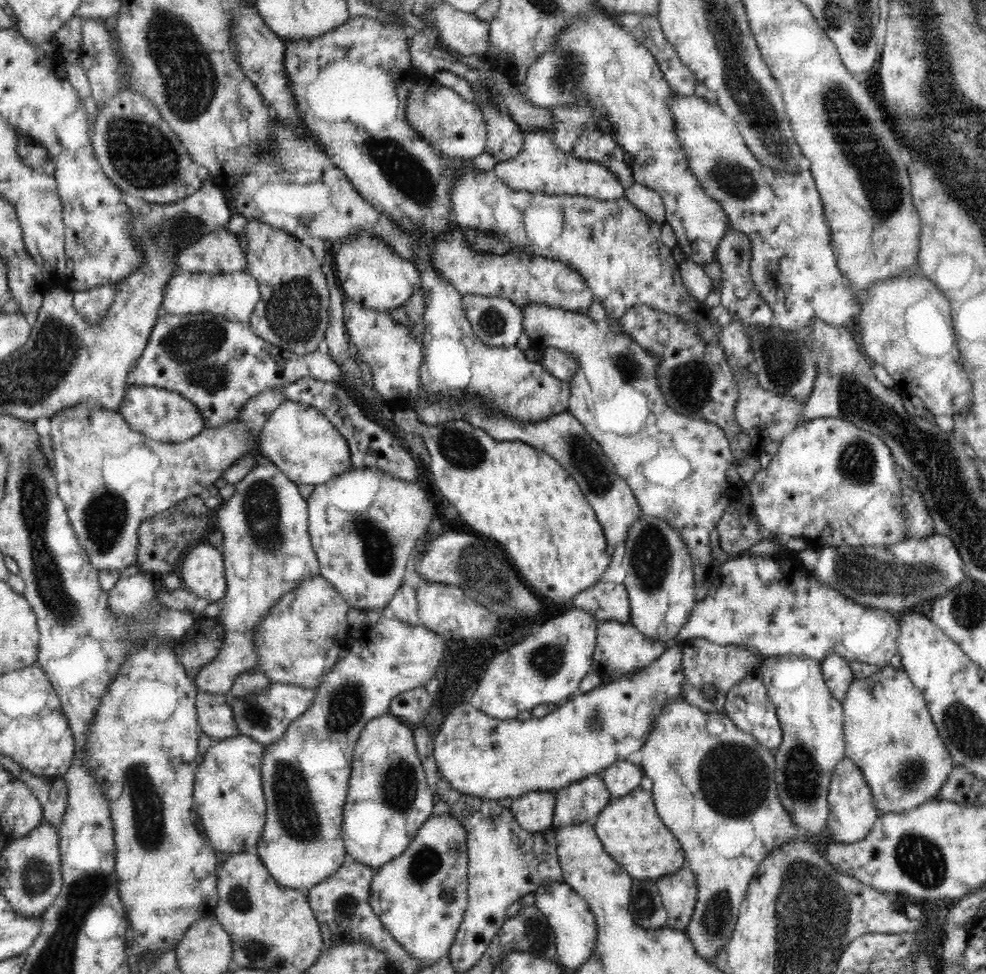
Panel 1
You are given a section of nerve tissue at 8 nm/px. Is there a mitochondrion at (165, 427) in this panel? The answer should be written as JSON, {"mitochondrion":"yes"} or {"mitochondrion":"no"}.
{"mitochondrion":"no"}

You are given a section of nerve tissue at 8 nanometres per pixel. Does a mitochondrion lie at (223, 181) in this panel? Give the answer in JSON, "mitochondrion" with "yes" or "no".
{"mitochondrion":"no"}

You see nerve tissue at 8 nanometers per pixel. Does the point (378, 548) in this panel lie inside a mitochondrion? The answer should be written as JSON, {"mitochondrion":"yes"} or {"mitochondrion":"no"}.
{"mitochondrion":"yes"}

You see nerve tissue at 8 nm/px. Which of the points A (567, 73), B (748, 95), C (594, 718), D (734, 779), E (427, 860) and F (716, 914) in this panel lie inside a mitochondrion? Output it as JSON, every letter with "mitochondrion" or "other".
{"A":"mitochondrion","B":"mitochondrion","C":"mitochondrion","D":"mitochondrion","E":"mitochondrion","F":"mitochondrion"}

